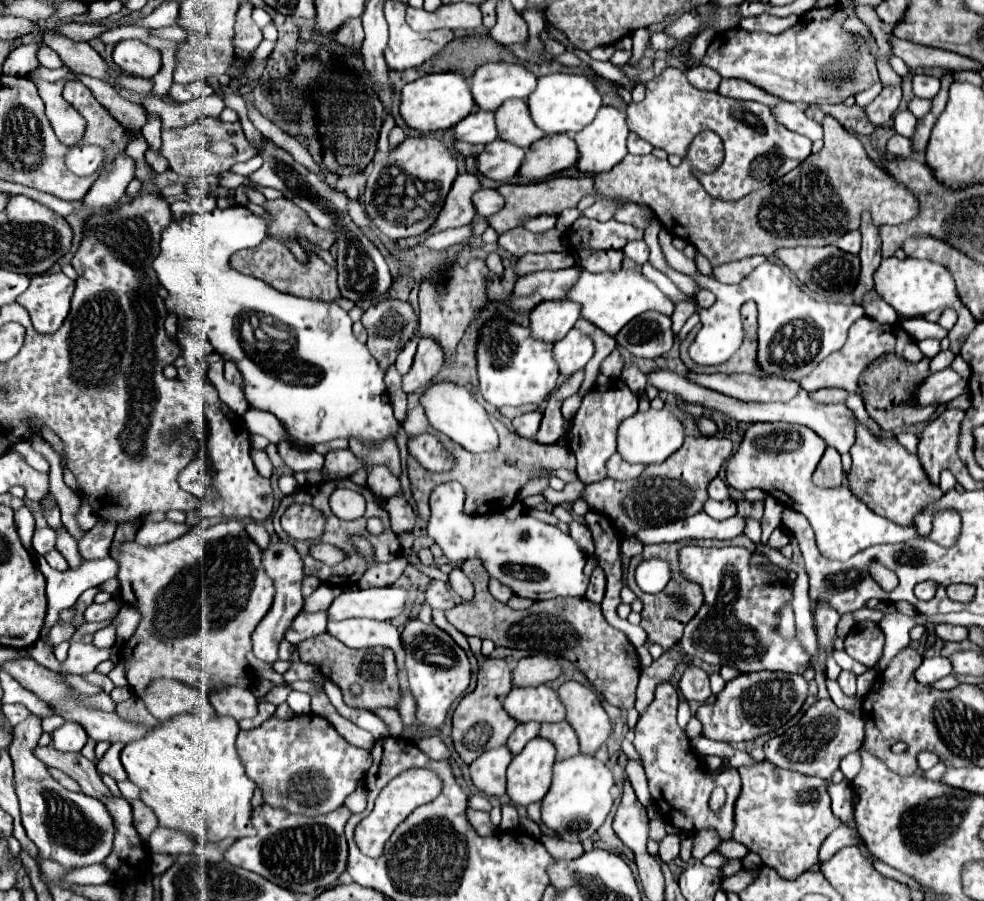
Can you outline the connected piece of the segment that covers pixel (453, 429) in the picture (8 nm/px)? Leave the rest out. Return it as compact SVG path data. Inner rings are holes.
M435 384L421 396L421 404L425 408L429 424L437 432L449 436L453 442L463 446L465 450L479 454L479 452L495 452L499 448L499 436L487 410L463 386Z

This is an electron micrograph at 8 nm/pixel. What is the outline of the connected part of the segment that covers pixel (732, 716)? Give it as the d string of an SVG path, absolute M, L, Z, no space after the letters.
M753 672L741 674L727 682L713 704L701 704L697 718L703 724L703 736L719 742L747 742L769 734L787 724L805 704L809 682L799 674L787 672Z

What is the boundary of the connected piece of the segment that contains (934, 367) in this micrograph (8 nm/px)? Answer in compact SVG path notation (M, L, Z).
M941 350L933 360L931 360L931 372L937 372L941 368L947 368L953 362L955 354L951 350Z

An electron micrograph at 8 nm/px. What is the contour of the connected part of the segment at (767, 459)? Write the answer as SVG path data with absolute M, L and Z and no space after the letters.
M769 422L751 424L743 436L739 450L727 462L727 482L737 490L761 488L763 492L775 496L791 510L801 512L813 532L821 554L833 560L849 560L855 552L861 552L875 544L885 542L905 542L917 536L915 528L899 526L883 516L877 516L847 488L819 488L813 484L811 476L825 452L825 442L807 426Z

